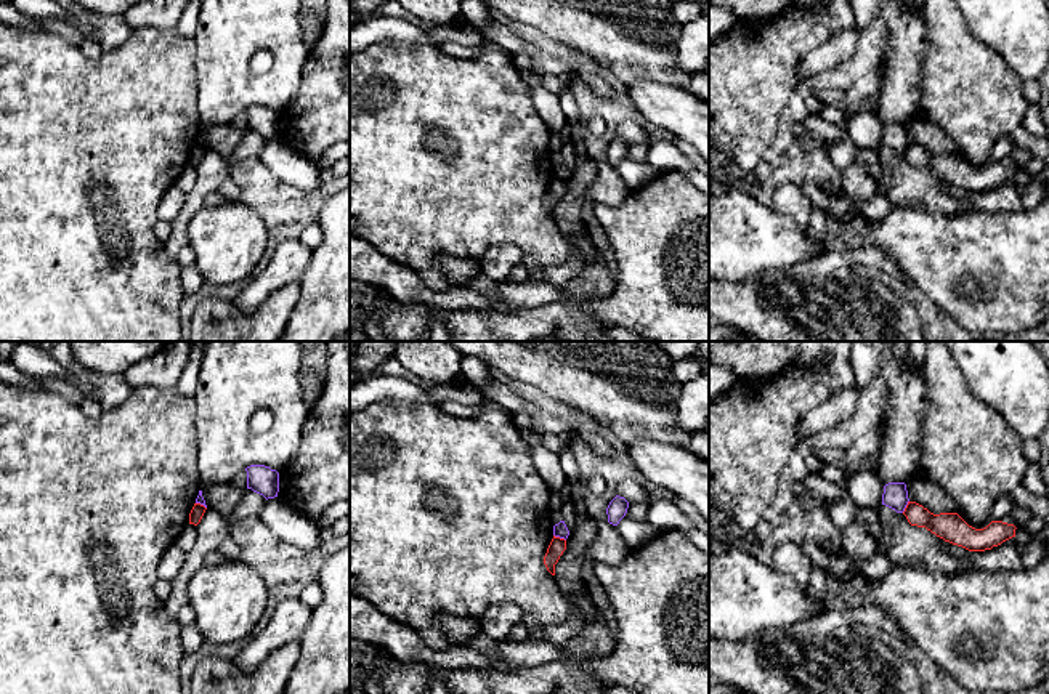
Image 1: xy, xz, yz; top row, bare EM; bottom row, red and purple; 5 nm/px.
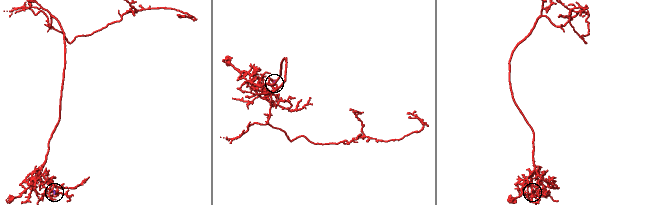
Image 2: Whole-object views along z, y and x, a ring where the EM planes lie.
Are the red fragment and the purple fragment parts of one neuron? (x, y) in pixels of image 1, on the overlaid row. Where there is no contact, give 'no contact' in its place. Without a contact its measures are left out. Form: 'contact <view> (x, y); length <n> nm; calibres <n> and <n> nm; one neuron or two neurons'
contact xz (558, 537); length 70 nm; calibres 80 and 70 nm; two neurons

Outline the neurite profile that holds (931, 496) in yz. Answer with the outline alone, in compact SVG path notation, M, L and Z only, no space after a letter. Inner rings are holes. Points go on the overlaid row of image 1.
M913 478L906 482L909 502L916 502L934 514L956 513L956 502L935 482Z

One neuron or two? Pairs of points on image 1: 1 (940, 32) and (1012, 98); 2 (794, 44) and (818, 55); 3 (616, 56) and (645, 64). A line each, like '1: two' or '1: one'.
1: one
2: two
3: one

